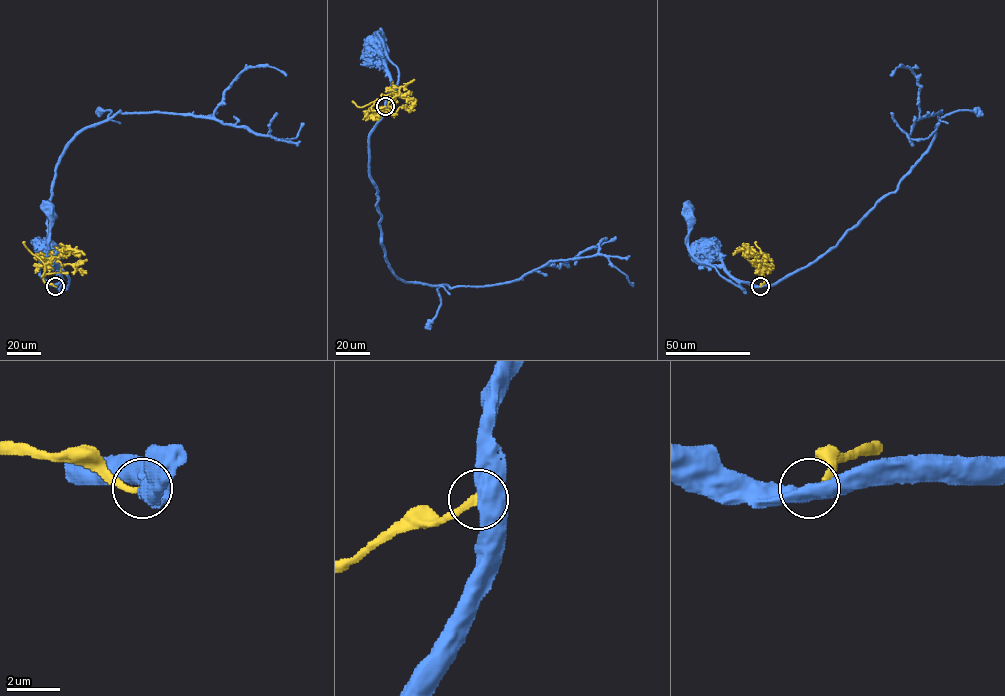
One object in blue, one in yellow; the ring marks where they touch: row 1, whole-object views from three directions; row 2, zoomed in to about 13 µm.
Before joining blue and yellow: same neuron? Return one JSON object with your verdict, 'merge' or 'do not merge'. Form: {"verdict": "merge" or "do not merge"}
{"verdict": "do not merge"}

